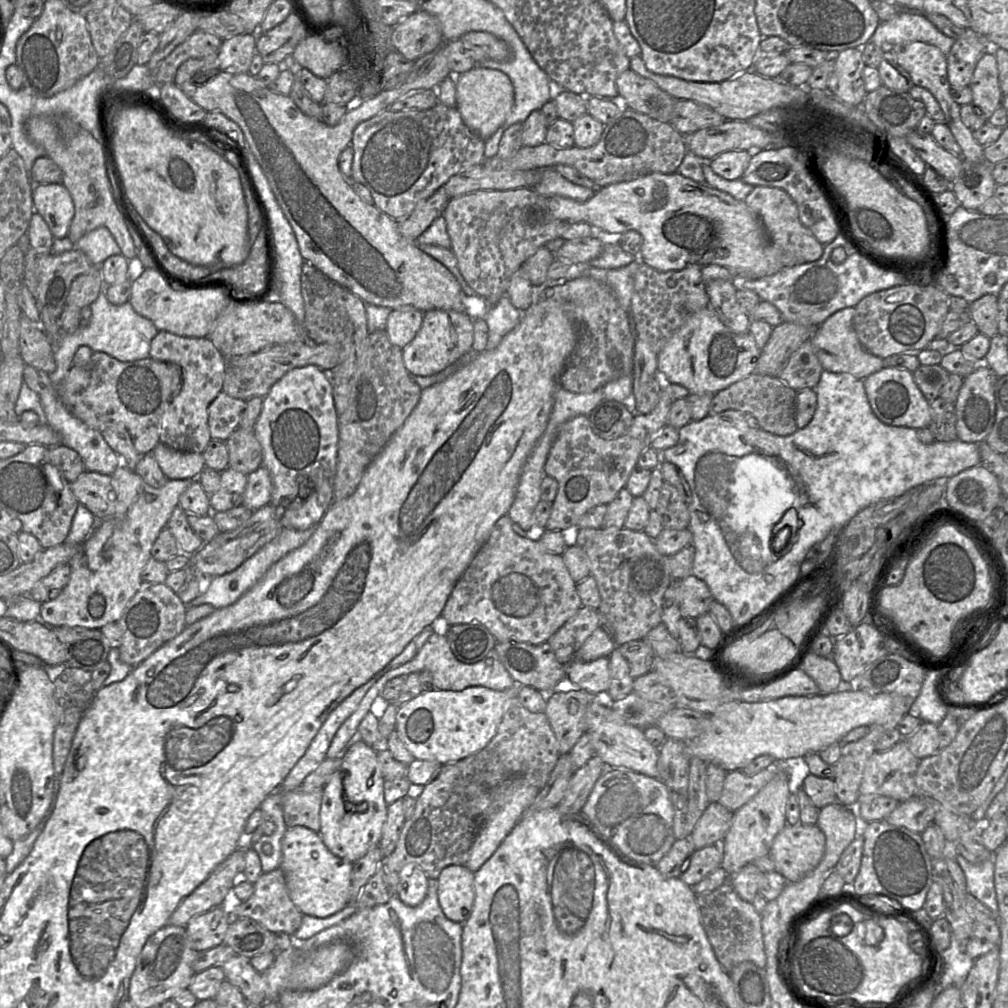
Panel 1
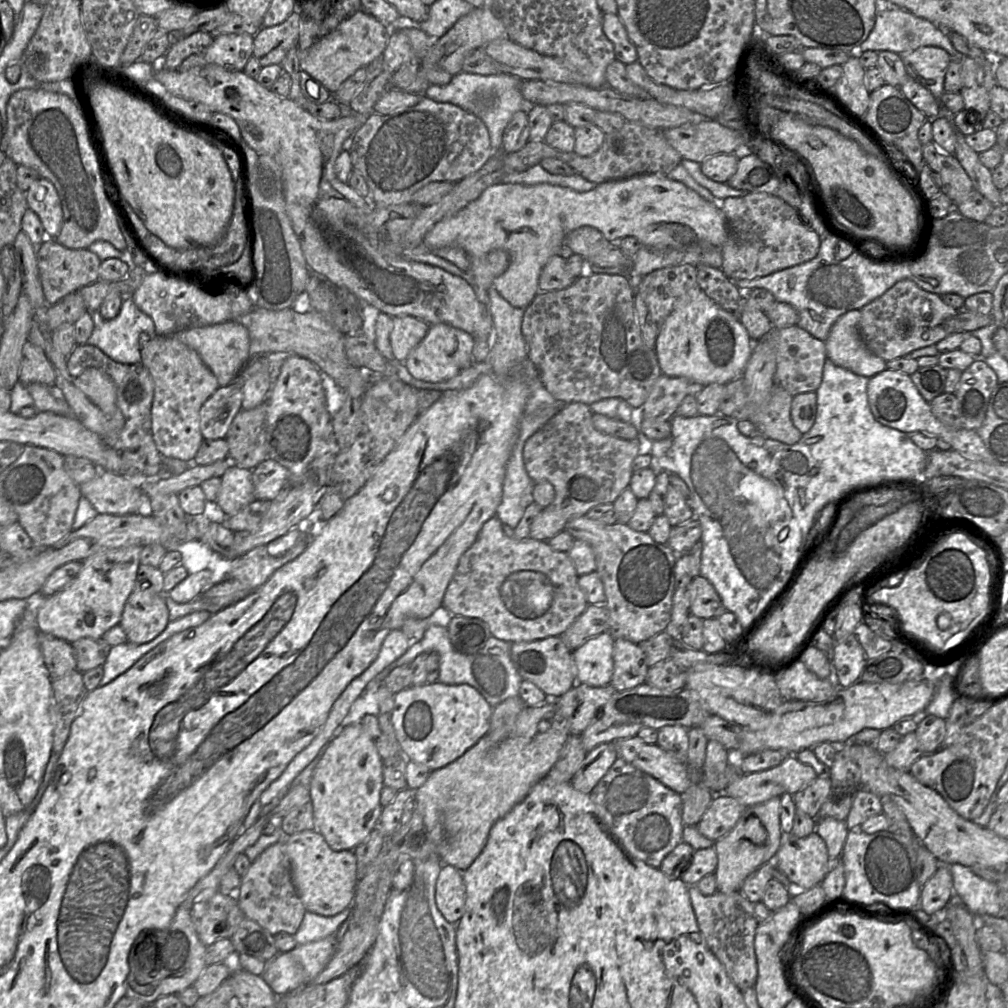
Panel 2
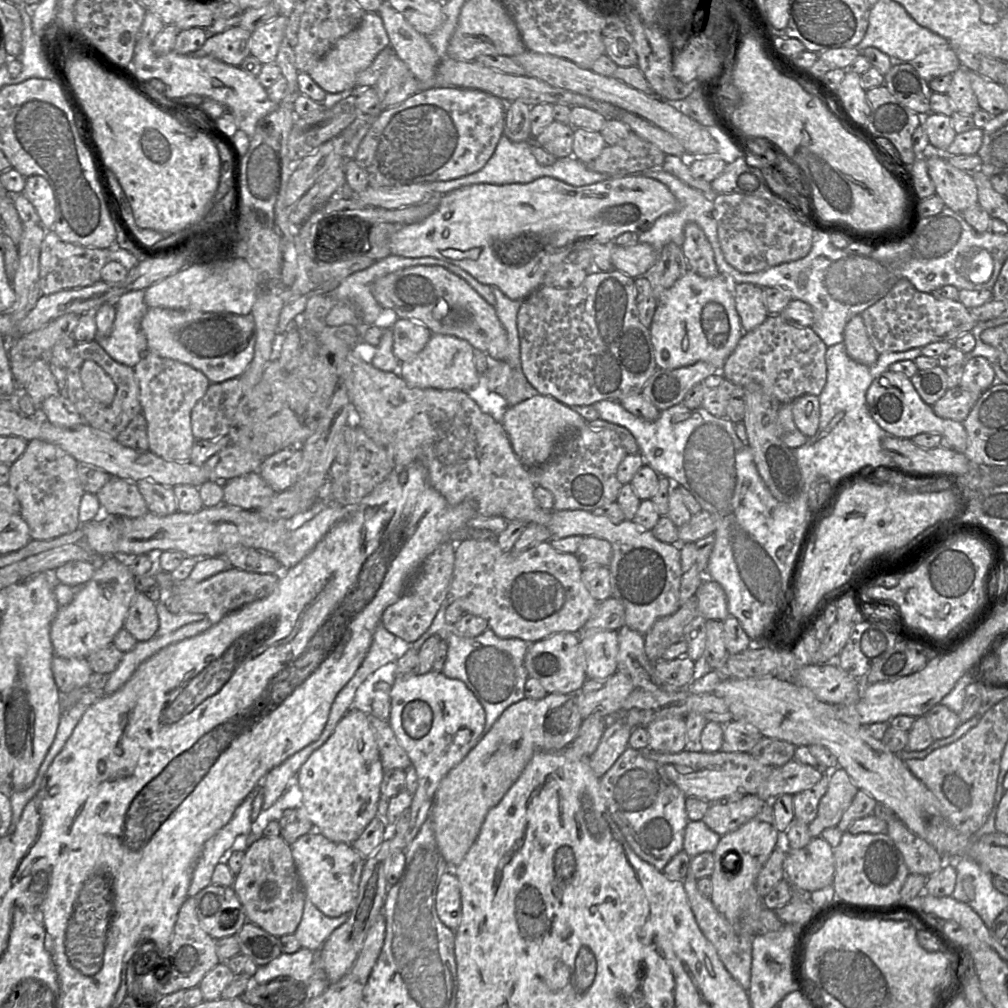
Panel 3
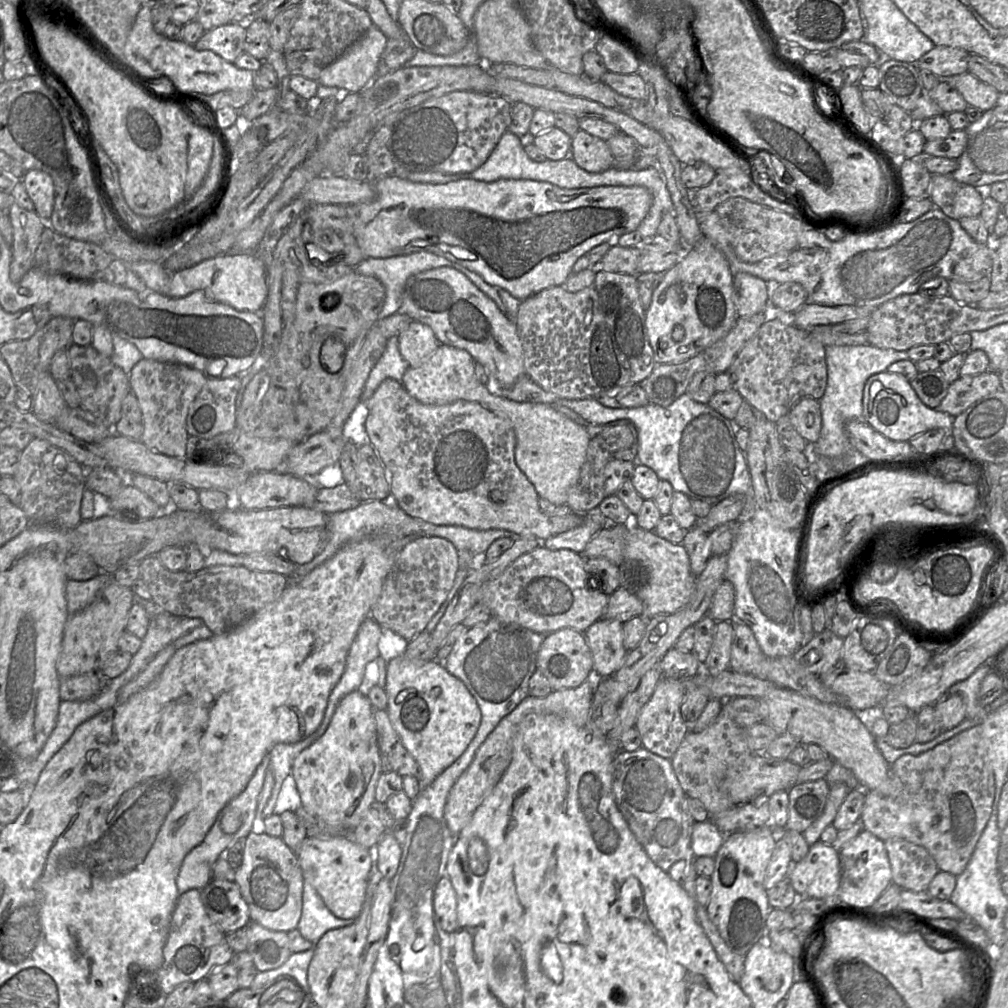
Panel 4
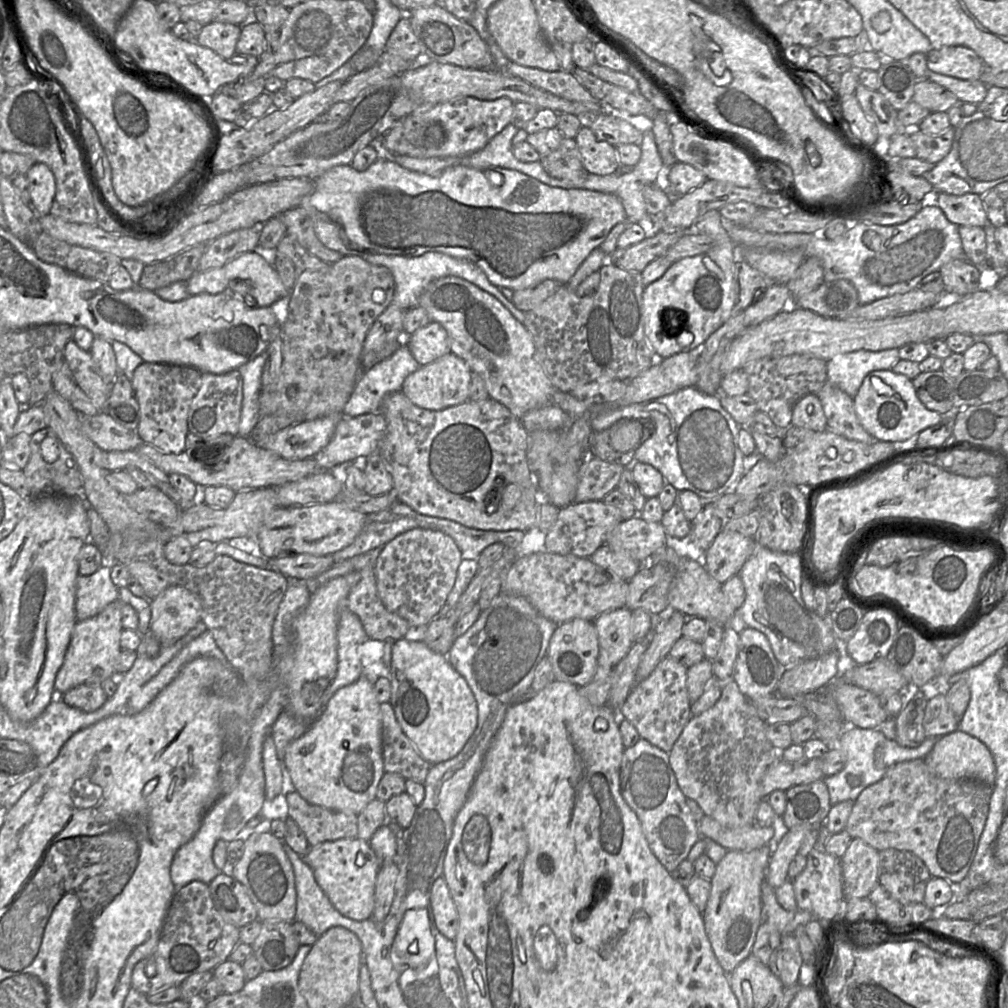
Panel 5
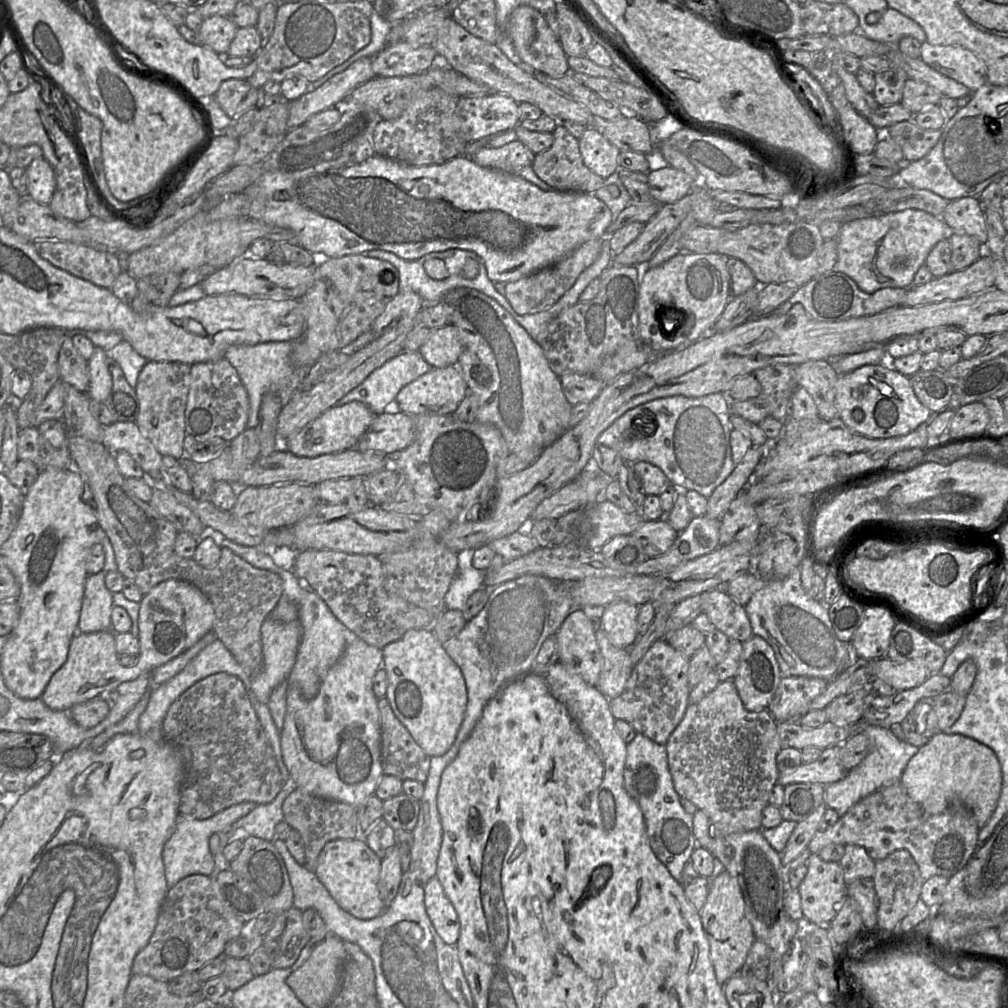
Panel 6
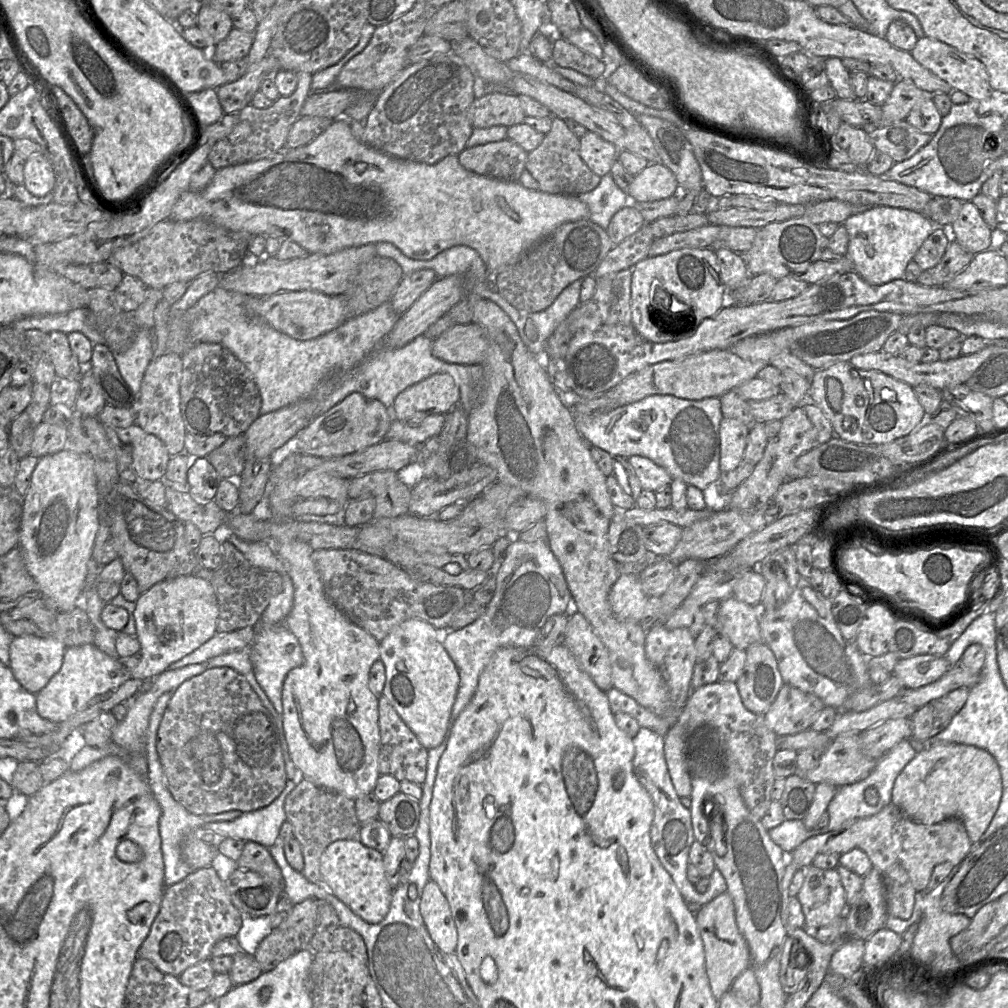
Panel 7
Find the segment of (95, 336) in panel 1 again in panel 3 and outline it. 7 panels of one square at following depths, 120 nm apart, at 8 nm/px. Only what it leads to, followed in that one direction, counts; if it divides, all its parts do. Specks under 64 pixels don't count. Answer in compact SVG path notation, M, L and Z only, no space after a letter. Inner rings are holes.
M144 290L123 294L116 301L116 316L111 332L106 337L96 336L95 341L115 361L134 367L147 352L147 340L141 321L149 307L144 302Z

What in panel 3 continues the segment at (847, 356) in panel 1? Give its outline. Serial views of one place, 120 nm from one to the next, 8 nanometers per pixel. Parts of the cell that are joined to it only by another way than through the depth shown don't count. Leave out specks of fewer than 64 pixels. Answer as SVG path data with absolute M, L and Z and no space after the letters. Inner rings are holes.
M861 314L853 316L844 329L847 354L851 359L865 366L872 366L879 356L871 344Z

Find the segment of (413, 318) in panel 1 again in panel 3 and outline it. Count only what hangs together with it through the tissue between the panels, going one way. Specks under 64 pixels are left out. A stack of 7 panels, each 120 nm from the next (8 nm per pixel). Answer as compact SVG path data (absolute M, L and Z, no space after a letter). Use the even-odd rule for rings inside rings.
M398 318L392 327L393 352L400 363L407 362L420 353L432 332L423 324L404 318Z

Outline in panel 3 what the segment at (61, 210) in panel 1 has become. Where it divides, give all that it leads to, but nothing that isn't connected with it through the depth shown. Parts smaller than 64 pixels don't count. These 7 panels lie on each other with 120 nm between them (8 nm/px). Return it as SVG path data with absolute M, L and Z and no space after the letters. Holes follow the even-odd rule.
M38 175L27 177L23 194L34 206L40 218L40 224L46 231L51 229L56 218L56 204L48 181Z

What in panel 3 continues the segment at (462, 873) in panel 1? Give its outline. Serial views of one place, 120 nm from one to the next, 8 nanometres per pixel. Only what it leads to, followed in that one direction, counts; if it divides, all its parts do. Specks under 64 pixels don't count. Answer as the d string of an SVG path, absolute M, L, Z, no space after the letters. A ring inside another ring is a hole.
M453 869L445 871L440 878L435 908L441 922L455 932L461 920L461 894Z

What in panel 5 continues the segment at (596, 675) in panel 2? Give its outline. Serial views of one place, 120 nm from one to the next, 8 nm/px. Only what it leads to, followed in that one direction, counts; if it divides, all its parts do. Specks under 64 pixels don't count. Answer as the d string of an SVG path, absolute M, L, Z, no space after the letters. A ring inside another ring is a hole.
M622 607L605 612L594 620L594 624L600 649L607 653L611 664L616 666L634 643L632 611Z

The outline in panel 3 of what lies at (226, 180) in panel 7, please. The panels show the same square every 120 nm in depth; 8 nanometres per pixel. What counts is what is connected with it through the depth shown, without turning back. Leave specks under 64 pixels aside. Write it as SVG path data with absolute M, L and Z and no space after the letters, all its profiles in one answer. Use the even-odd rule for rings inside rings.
M642 175L610 178L579 187L552 177L524 184L473 184L442 195L434 213L392 234L390 252L407 258L443 260L465 270L480 283L499 288L511 300L524 300L543 285L546 273L566 261L573 250L587 249L589 243L615 243L614 240L626 232L638 235L647 232L659 217L676 208L676 198L667 186Z

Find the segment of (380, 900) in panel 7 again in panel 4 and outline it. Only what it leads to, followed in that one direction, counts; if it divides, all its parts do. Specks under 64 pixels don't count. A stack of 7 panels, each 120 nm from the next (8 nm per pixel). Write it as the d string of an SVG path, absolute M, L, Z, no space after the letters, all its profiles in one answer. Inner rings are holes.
M311 836L306 837L294 852L304 881L313 886L327 908L340 919L356 919L374 867L374 850L359 845L350 836Z

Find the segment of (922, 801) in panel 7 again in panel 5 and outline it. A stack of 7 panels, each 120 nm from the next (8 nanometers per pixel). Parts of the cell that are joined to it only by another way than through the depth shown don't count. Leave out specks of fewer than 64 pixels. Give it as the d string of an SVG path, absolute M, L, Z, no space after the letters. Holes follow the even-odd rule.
M959 730L940 737L924 757L924 761L941 778L969 779L994 786L996 769L991 752L980 740Z

